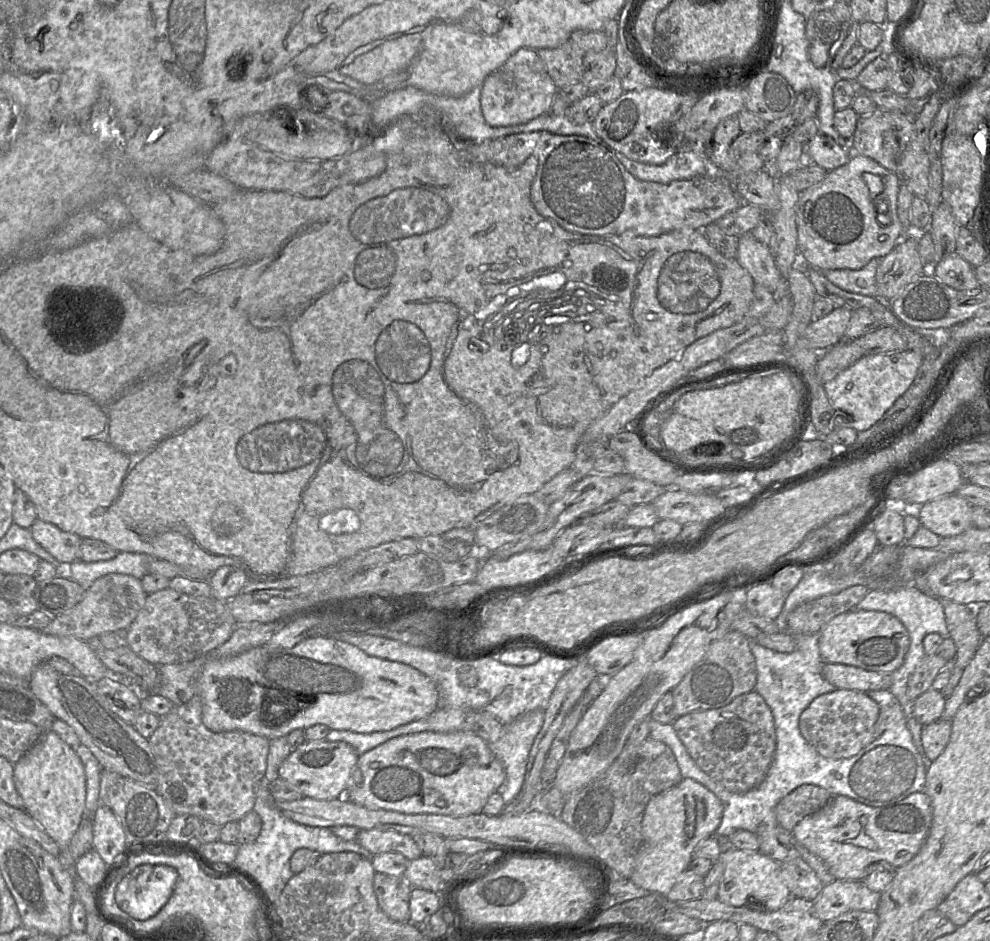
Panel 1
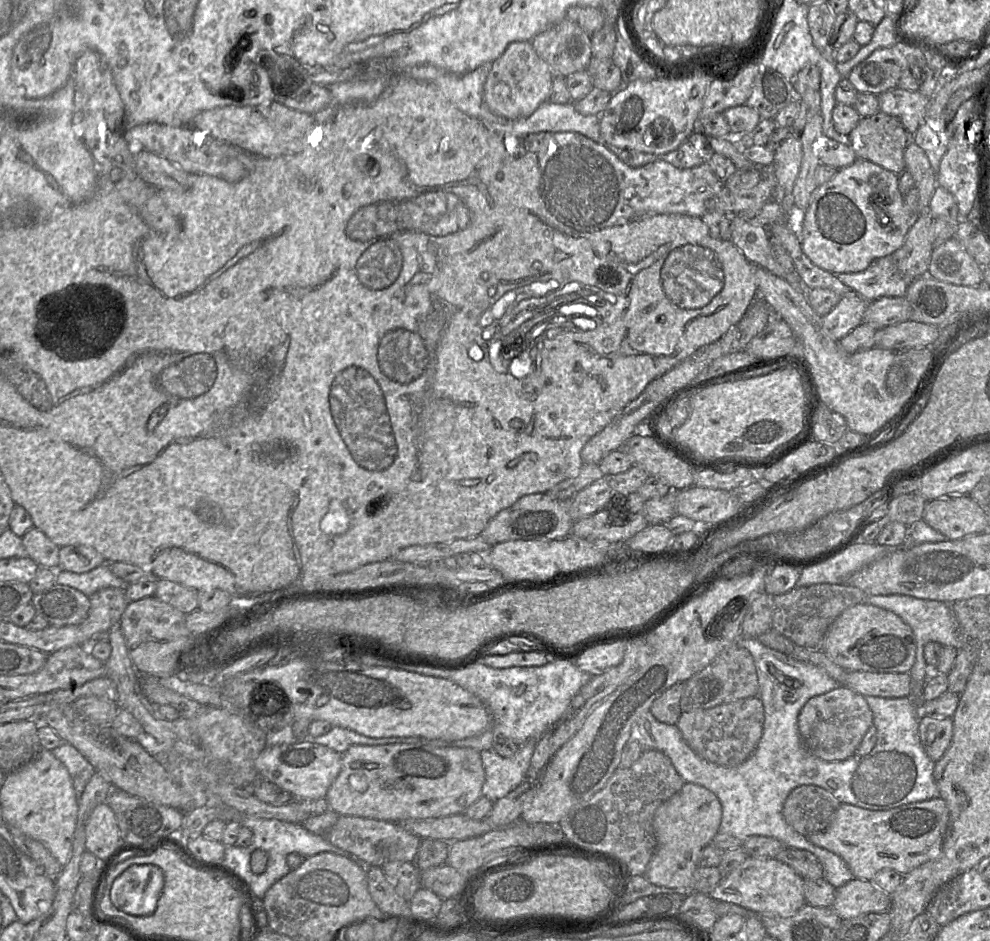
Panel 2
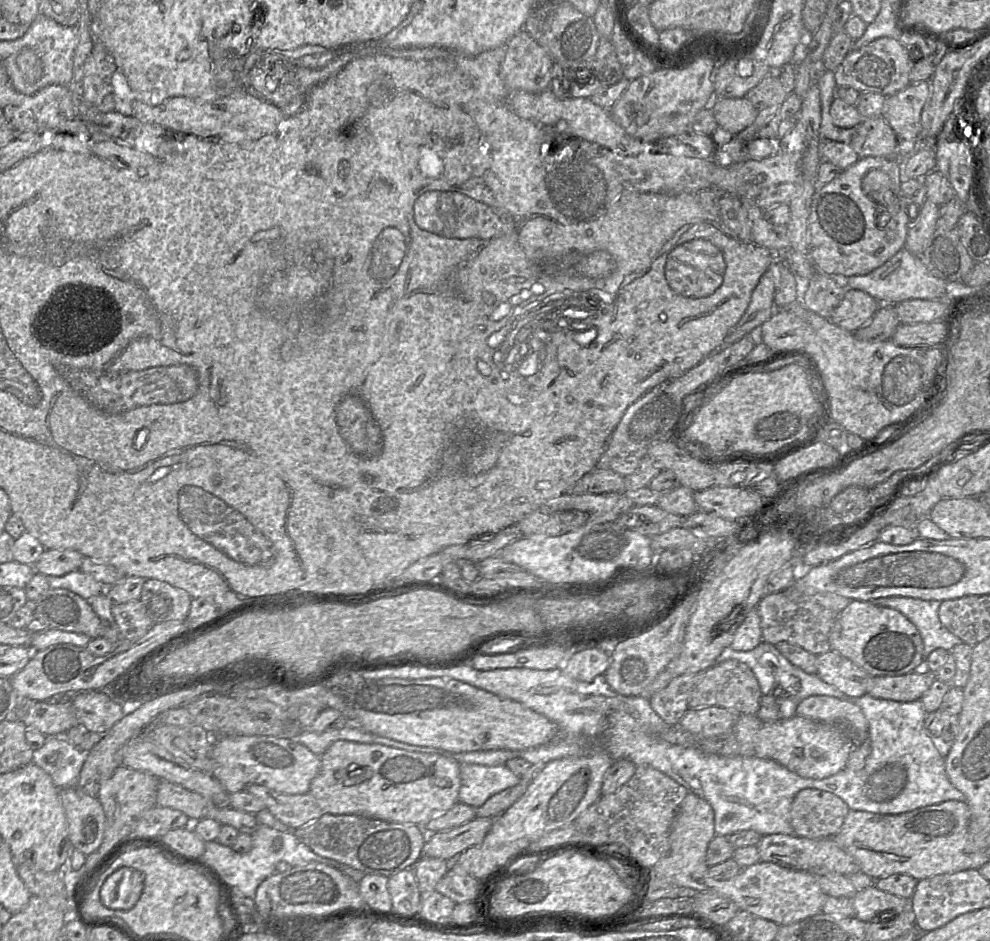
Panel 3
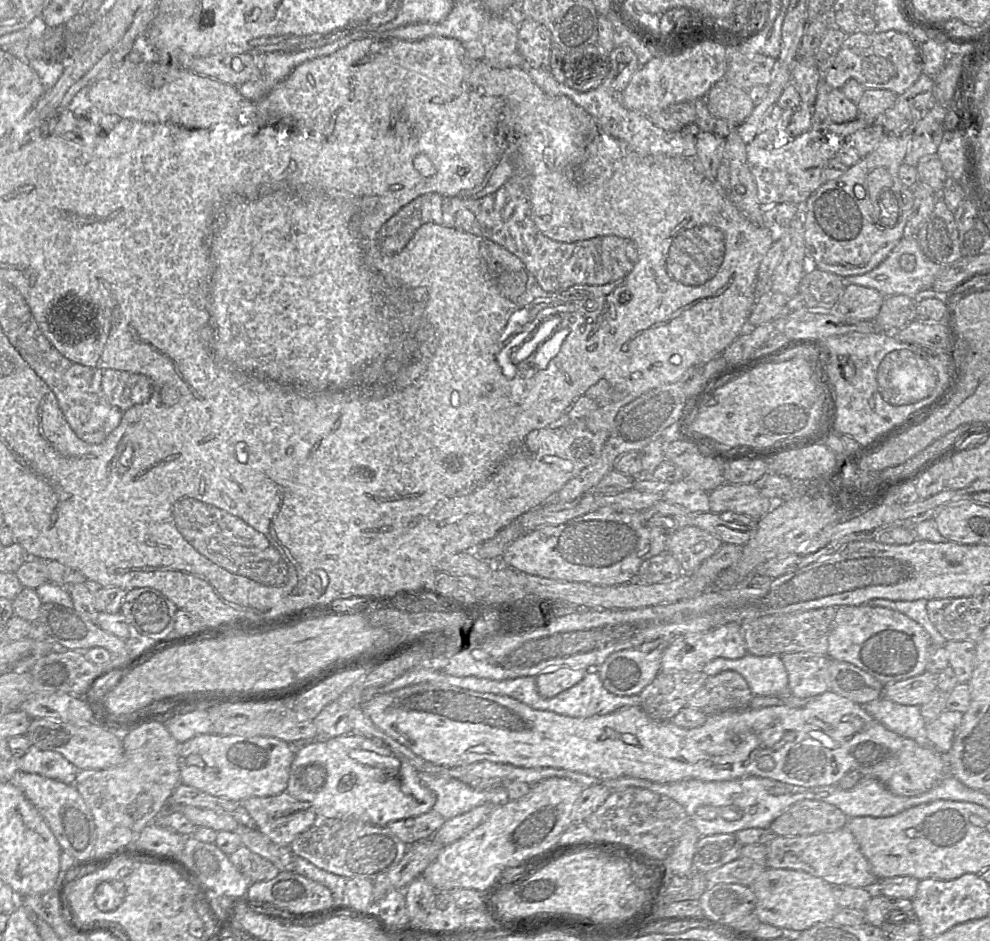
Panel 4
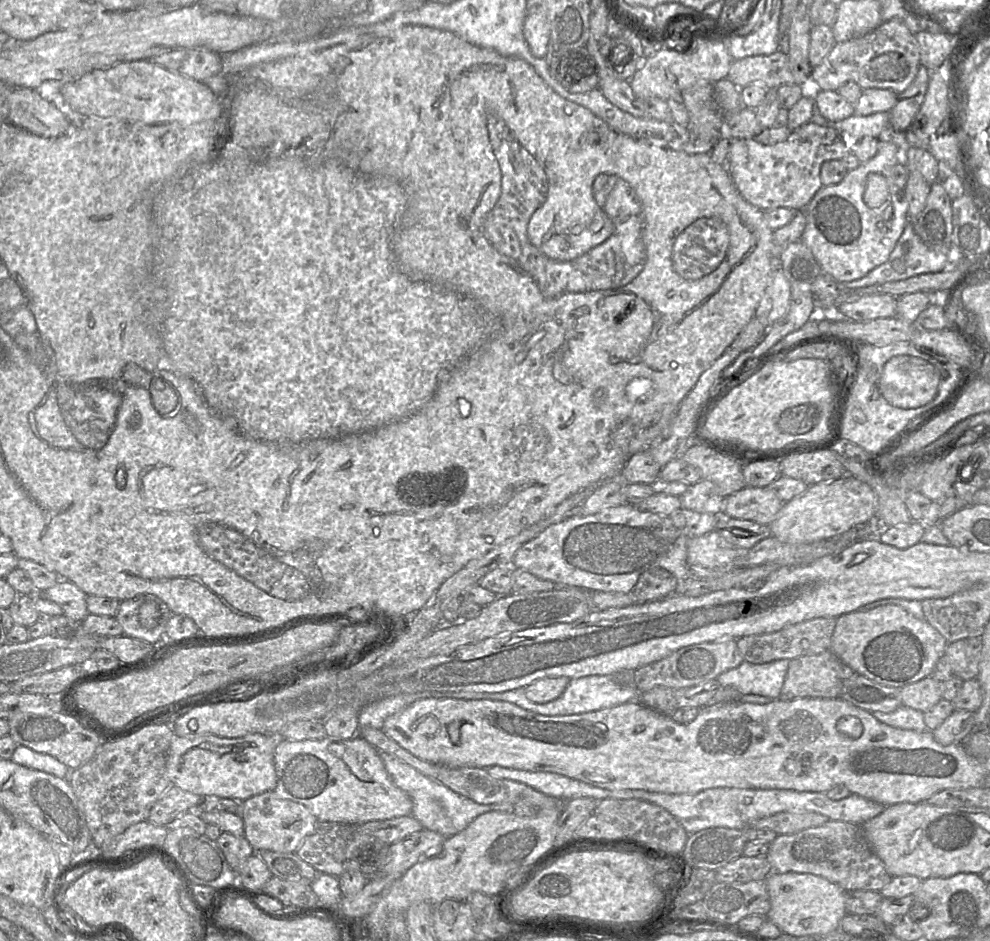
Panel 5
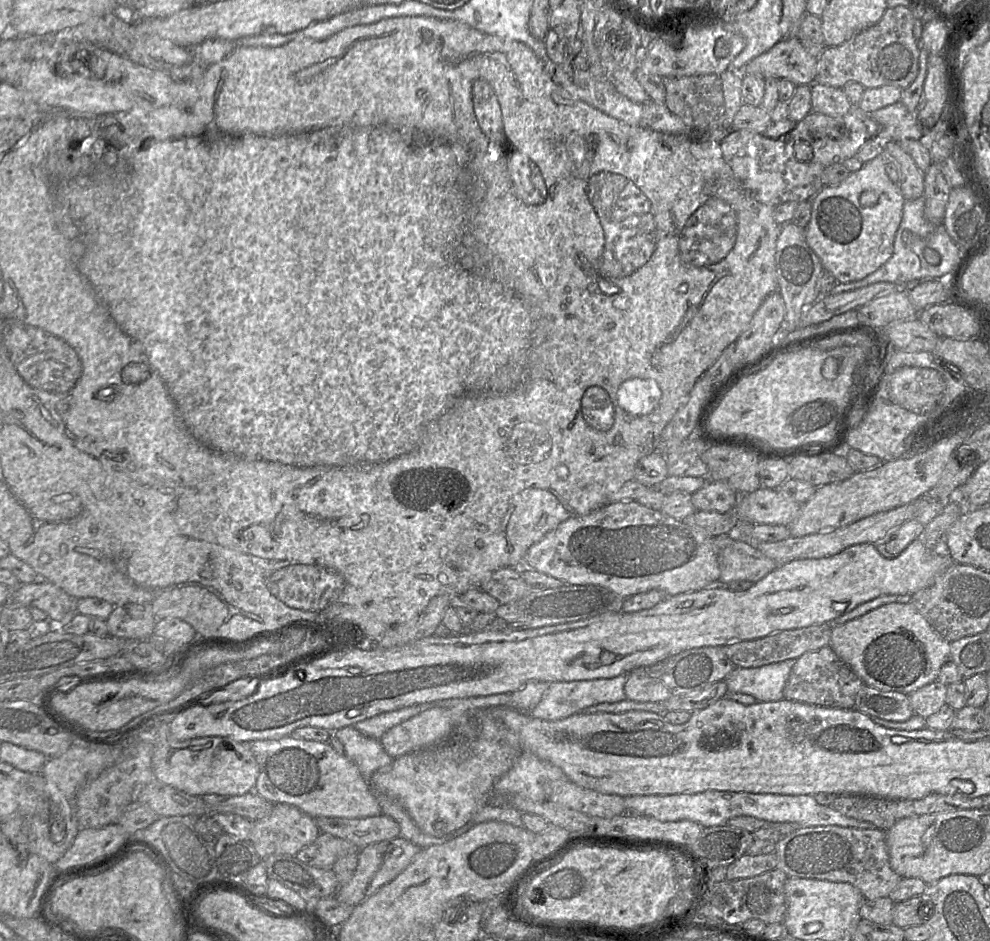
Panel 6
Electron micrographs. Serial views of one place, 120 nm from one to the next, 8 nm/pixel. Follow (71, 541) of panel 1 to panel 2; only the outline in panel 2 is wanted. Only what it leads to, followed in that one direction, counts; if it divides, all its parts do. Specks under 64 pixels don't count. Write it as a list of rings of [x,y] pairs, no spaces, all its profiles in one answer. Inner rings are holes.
[[[32,527],[22,536],[27,557],[40,567],[57,569],[60,547],[53,543],[41,530]]]

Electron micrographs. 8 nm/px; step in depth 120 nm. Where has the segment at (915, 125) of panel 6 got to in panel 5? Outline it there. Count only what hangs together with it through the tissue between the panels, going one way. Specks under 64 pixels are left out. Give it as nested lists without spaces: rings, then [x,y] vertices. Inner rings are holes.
[[[814,102],[813,115],[812,115],[810,121],[812,121],[818,125],[821,125],[821,126],[832,127],[839,131],[845,131],[858,139],[862,139],[865,136],[869,136],[869,137],[873,137],[873,138],[877,139],[879,142],[892,142],[895,145],[897,145],[901,149],[901,151],[903,151],[903,149],[905,149],[906,147],[913,147],[913,146],[907,146],[905,132],[896,131],[892,127],[892,125],[890,123],[889,112],[877,112],[877,113],[873,113],[870,115],[866,115],[866,116],[861,116],[861,115],[857,115],[854,113],[853,115],[851,115],[850,117],[848,117],[846,119],[832,122],[832,121],[825,119],[820,114],[820,112]]]

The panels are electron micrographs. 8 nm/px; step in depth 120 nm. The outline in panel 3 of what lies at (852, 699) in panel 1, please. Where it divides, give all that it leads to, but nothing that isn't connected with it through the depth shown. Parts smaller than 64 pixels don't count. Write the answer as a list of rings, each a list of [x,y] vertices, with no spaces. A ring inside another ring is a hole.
[[[809,696],[796,708],[796,715],[843,727],[854,745],[869,739],[869,724],[861,708],[848,698]]]

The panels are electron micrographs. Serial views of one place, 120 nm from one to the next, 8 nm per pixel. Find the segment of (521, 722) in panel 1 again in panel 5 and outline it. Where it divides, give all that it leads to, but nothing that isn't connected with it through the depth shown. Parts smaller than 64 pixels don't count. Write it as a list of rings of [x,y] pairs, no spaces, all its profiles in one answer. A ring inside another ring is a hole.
[[[379,752],[379,755],[394,784],[410,797],[413,803],[411,816],[421,823],[423,829],[434,831],[448,838],[464,830],[473,820],[483,813],[490,811],[514,813],[513,804],[479,804],[443,785],[434,783],[410,765],[390,754]]]

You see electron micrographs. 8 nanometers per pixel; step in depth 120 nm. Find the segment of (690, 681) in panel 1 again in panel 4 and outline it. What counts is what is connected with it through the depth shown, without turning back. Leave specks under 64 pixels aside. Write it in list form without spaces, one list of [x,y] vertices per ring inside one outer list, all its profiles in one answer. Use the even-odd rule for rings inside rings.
[[[726,670],[709,676],[705,684],[688,700],[687,706],[706,714],[750,707],[753,693],[738,672]]]

